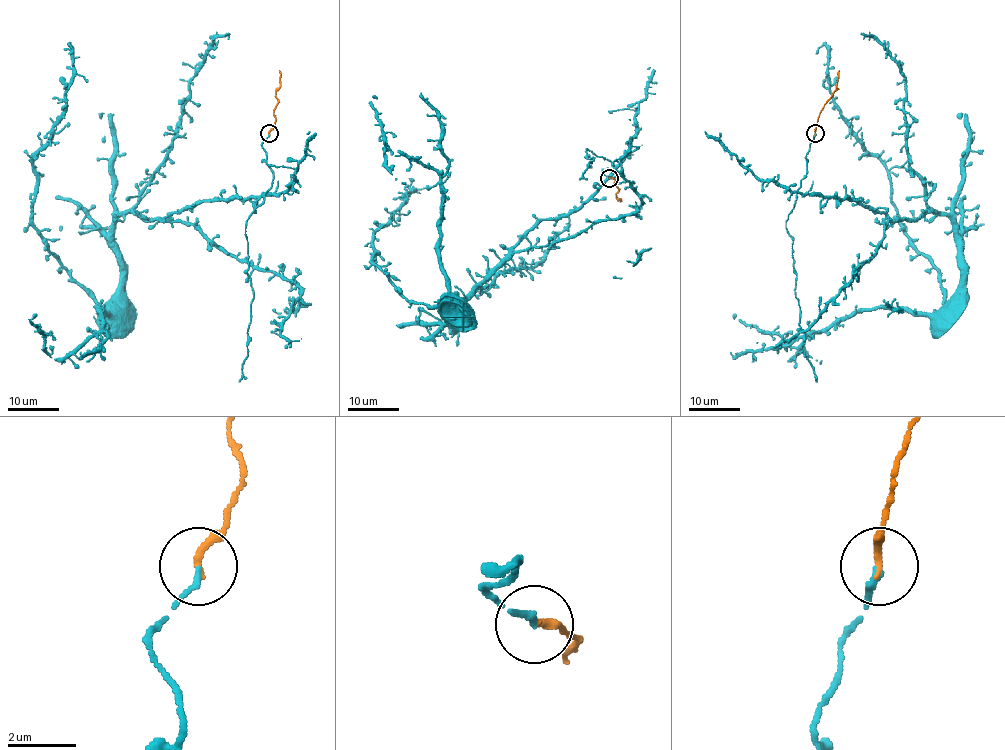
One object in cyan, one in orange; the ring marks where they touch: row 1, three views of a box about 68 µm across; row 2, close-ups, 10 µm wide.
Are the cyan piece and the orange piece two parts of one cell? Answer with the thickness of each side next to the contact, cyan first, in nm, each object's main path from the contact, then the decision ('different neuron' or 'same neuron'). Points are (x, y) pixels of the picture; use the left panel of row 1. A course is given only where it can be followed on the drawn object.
170 nm thick on the cyan side, 240 nm on the other; cyan runs (269, 134), (273, 193), (116, 220), (120, 283), (101, 306), (33, 221), (33, 155), (62, 114), (69, 54); orange runs (269, 134), (278, 103), (276, 92), (279, 71); same neuron

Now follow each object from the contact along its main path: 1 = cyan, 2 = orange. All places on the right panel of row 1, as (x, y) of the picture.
1: (815, 134), (804, 193), (950, 220), (961, 283), (945, 306), (890, 175), (841, 114), (827, 47), (815, 54)
2: (815, 134), (819, 112), (836, 89), (839, 71)

